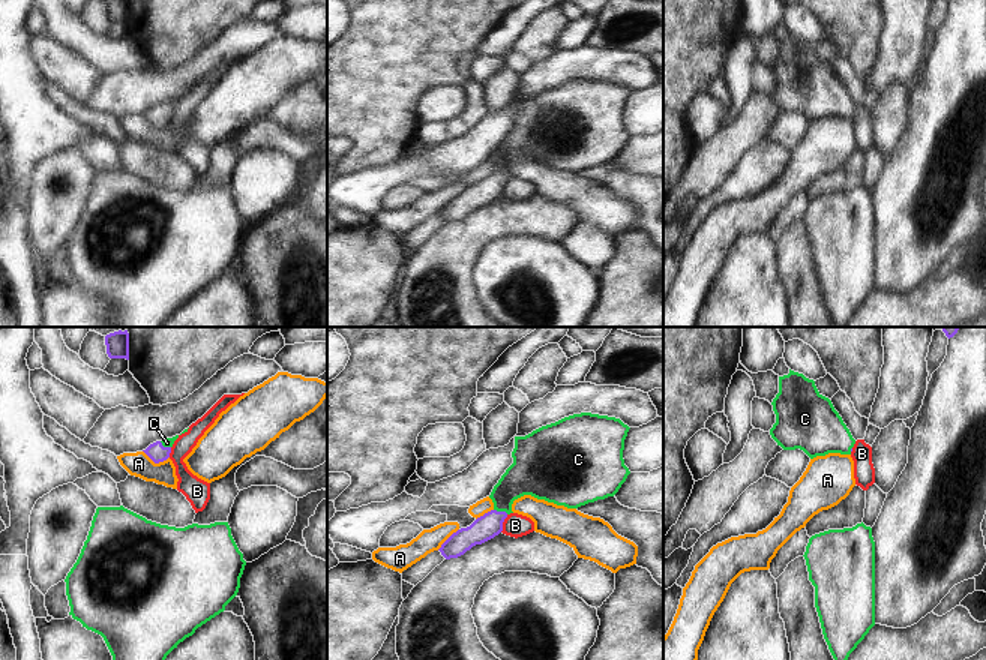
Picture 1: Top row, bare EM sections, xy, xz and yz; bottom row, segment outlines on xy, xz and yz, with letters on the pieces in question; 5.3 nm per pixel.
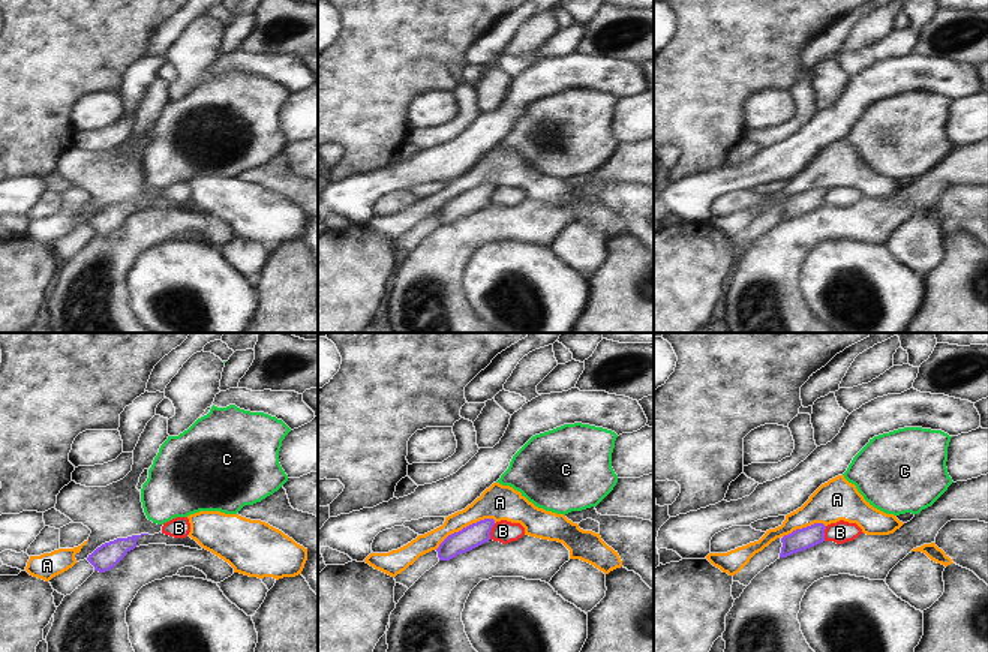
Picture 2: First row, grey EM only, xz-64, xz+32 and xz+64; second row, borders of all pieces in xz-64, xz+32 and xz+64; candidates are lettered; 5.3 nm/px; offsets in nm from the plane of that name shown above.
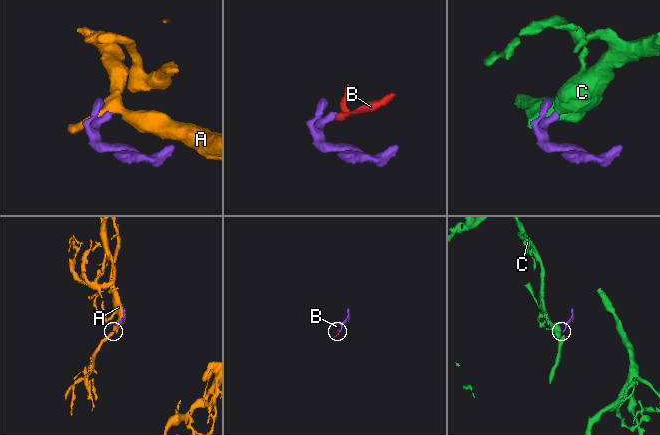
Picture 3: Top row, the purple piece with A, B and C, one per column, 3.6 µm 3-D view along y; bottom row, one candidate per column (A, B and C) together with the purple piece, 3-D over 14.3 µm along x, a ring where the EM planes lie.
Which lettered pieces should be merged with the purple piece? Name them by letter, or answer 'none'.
C

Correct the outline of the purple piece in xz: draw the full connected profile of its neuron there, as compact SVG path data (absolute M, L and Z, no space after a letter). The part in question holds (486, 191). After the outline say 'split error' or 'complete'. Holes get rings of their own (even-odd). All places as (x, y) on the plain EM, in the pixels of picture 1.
M581 76L542 90L525 100L515 100L513 128L489 159L494 172L477 182L470 190L453 196L438 214L446 224L458 222L473 210L494 202L503 195L504 183L513 177L513 165L524 159L567 172L614 160L630 138L623 123L629 93L620 82Z; split error

